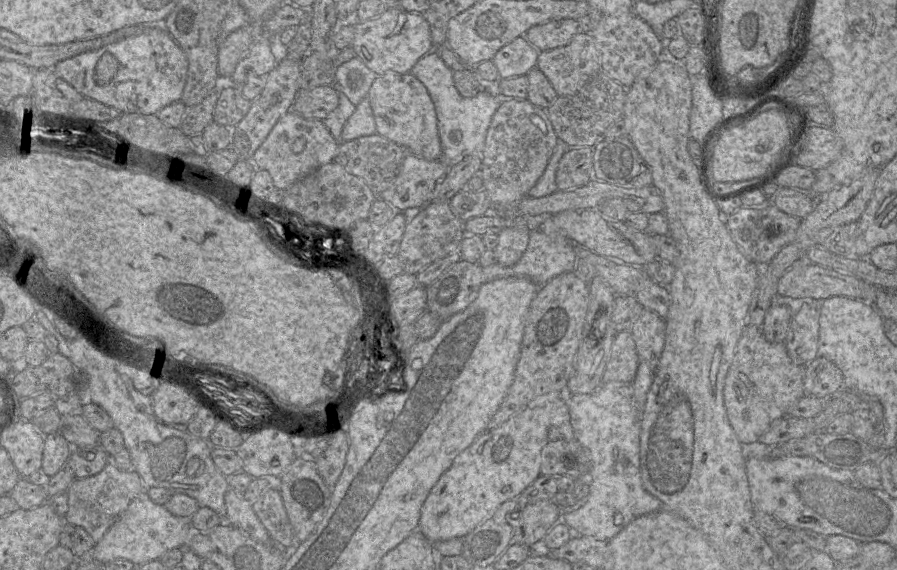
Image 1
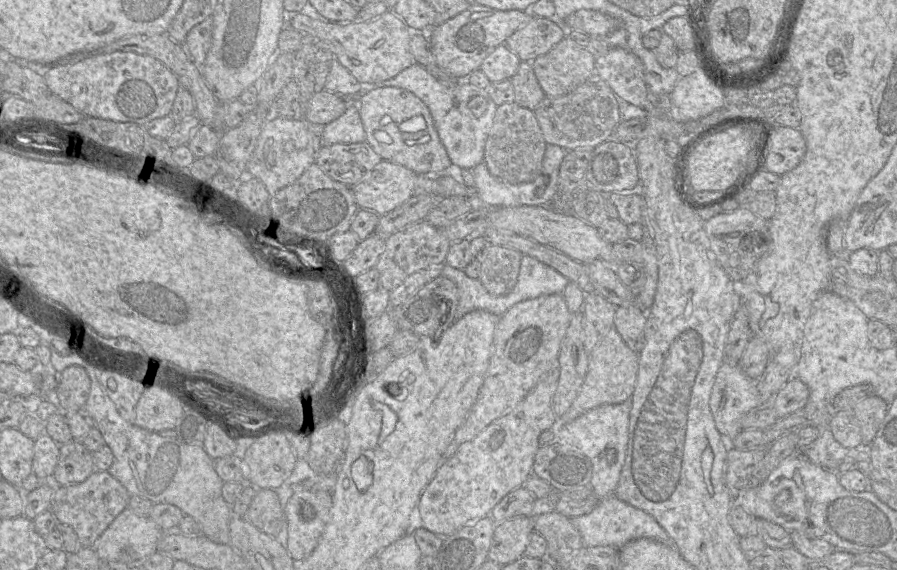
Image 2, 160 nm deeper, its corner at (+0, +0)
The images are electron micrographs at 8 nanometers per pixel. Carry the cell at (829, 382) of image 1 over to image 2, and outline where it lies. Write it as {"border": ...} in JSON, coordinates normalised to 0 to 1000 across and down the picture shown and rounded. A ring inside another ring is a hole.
{"border":[[[886,658],[863,693],[858,707],[863,712],[868,733],[895,716],[902,700],[901,679]]]}

